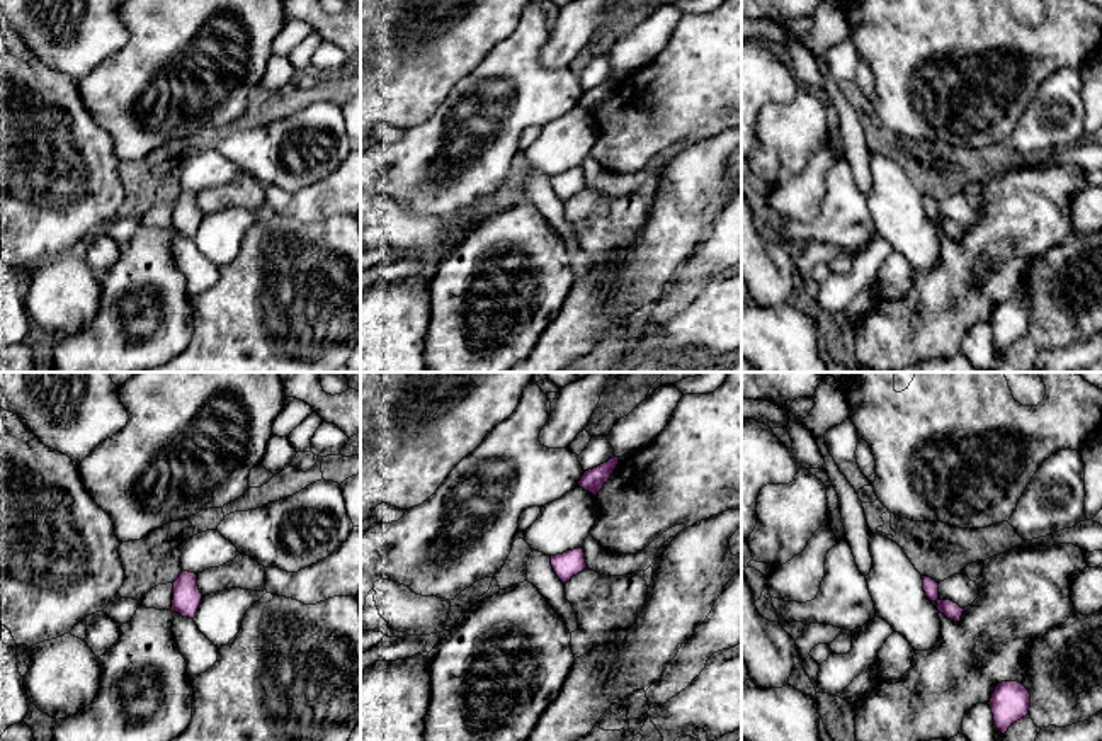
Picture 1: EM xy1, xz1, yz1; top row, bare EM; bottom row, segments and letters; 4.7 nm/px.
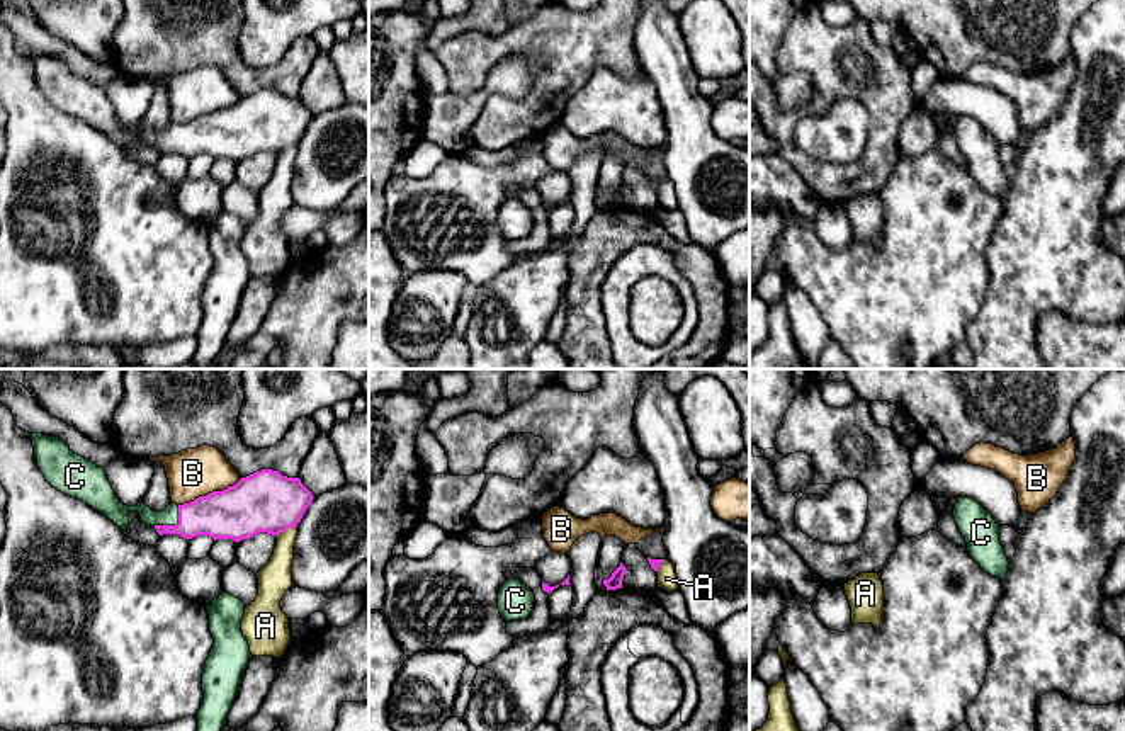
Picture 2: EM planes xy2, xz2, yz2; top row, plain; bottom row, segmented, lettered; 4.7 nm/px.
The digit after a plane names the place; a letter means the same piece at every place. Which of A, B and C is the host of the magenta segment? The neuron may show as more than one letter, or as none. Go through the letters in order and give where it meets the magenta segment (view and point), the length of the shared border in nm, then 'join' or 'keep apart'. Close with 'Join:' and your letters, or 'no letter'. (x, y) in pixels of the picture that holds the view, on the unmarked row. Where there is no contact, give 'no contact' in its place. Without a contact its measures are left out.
A: xy2 (286, 147) | 120 nm | keep apart
B: xy2 (209, 113) | 340 nm | keep apart
C: xy2 (174, 145) | 160 nm | join
Join: C

